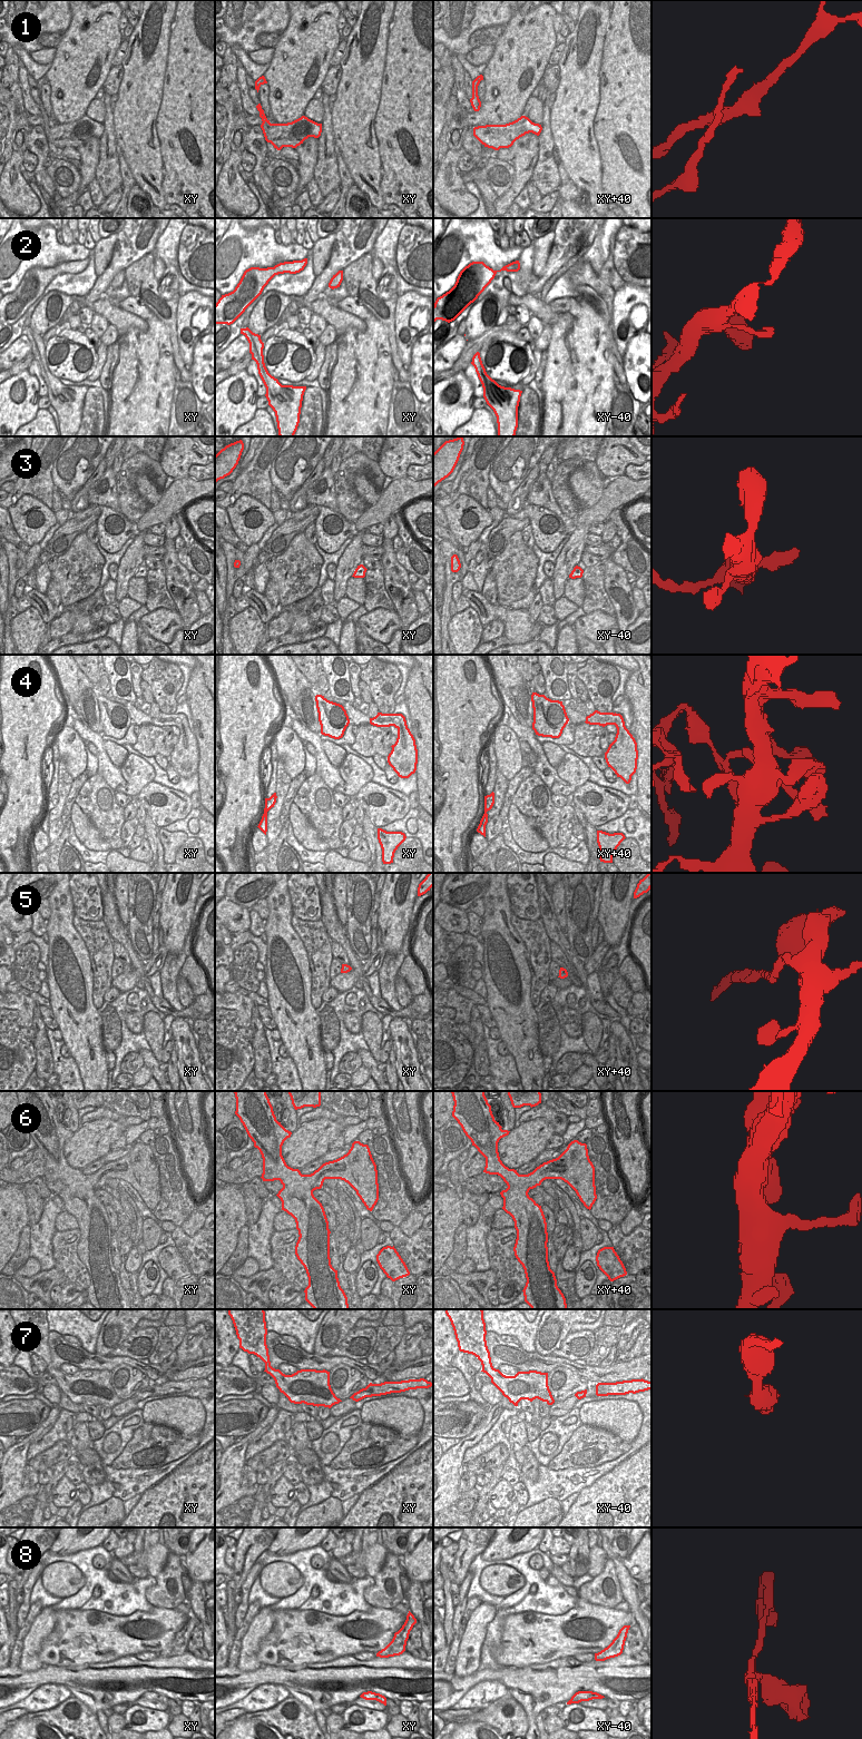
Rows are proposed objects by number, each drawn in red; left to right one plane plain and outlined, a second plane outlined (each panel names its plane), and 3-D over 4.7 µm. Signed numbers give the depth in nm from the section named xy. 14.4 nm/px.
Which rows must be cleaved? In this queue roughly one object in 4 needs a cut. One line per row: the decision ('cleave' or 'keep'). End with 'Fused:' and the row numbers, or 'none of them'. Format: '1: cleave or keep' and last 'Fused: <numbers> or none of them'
1: cleave
2: keep
3: keep
4: cleave
5: cleave
6: keep
7: keep
8: keep
Fused: 1, 4, 5

